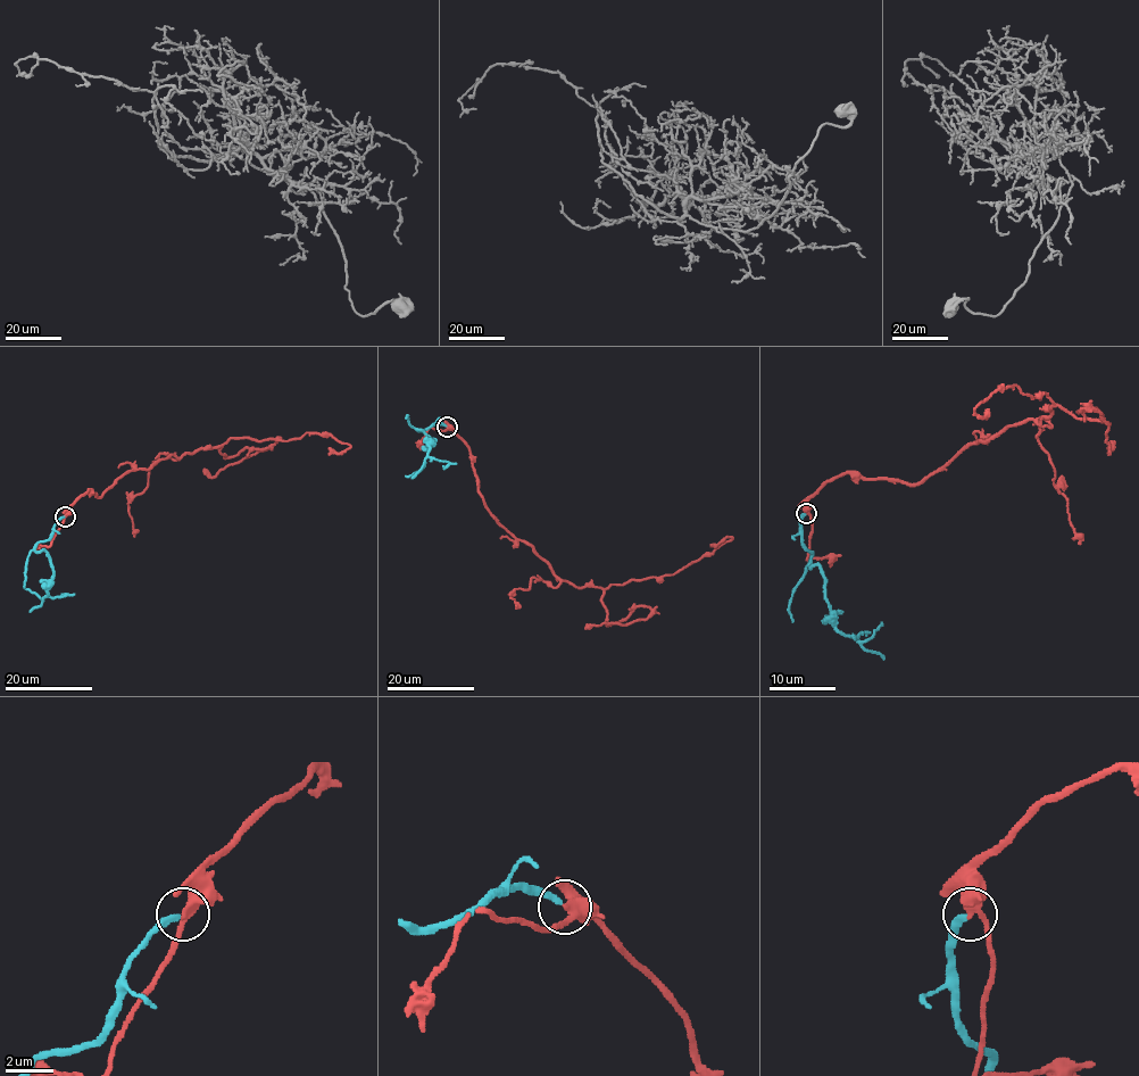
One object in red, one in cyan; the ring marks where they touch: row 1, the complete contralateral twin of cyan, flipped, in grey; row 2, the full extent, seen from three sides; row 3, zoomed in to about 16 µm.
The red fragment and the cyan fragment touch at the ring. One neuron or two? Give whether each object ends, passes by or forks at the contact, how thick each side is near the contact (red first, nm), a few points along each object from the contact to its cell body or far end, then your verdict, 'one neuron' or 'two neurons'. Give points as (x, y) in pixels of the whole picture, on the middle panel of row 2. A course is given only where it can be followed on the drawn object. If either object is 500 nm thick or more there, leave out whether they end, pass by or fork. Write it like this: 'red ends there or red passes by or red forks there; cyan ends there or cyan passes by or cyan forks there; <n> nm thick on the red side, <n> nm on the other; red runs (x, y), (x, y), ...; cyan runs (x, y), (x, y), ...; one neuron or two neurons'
red passes by; cyan ends there; 320 nm thick on the red side, 240 nm on the other; red runs (446, 427), (470, 449), (491, 514), (578, 587), (670, 574), (732, 538), (711, 546); cyan runs (446, 427), (438, 423), (416, 429), (435, 439), (424, 465), (406, 476); two neurons

